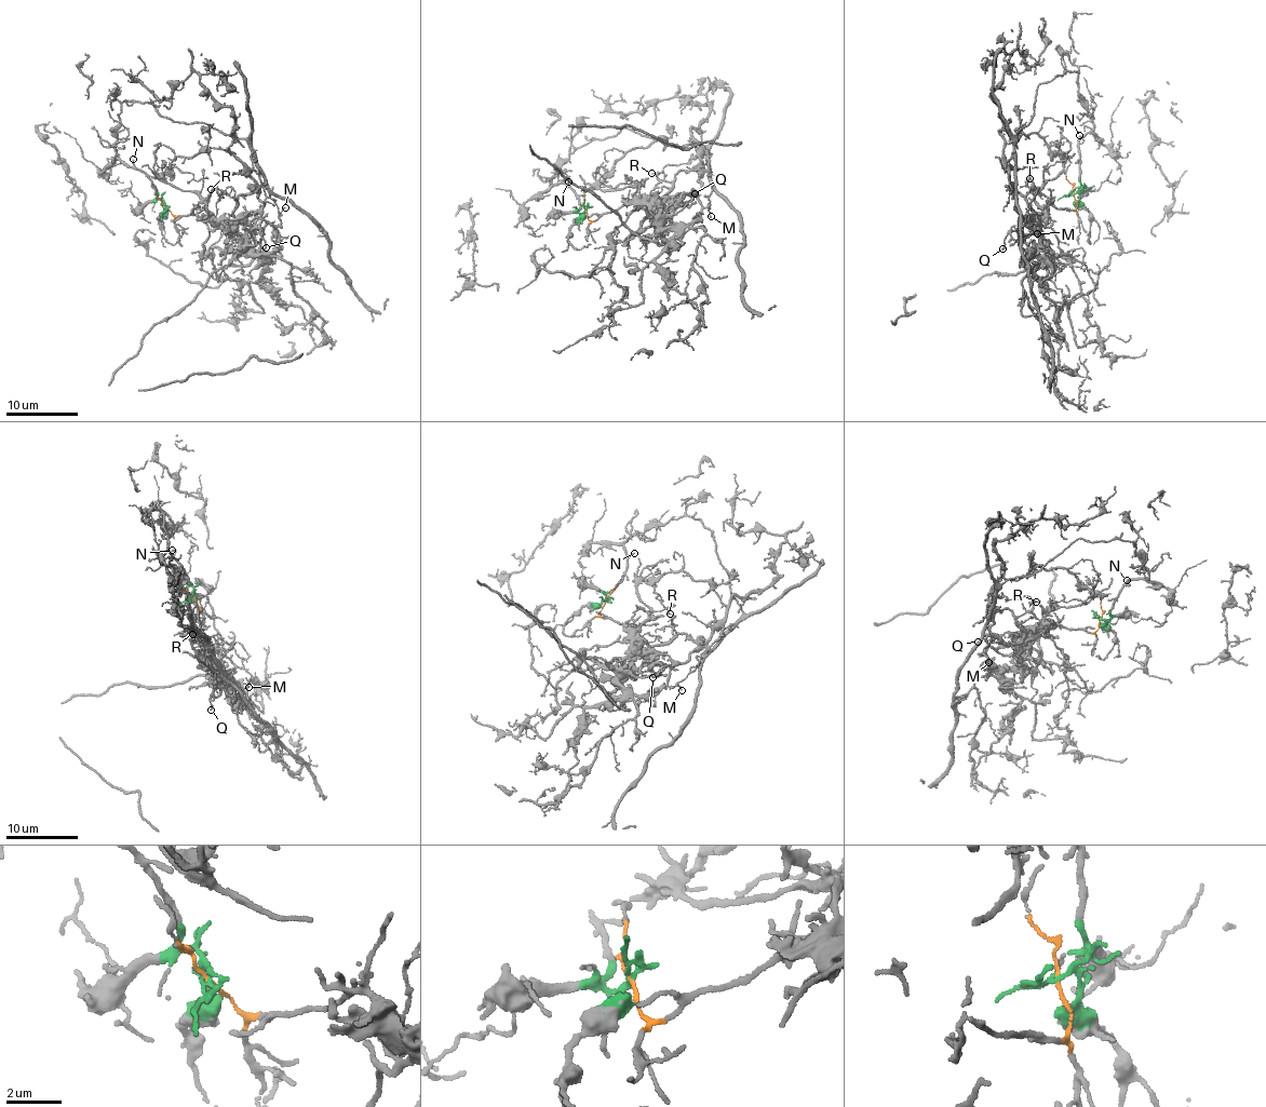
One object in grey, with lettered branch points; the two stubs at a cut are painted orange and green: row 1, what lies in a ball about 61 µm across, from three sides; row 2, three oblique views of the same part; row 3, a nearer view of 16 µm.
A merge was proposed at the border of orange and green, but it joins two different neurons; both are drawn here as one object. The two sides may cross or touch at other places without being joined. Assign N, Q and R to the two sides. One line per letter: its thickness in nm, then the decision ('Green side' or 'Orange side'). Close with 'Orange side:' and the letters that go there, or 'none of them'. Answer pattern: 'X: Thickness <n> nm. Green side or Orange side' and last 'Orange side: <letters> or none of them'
N: Thickness 130 nm. Green side
Q: Thickness 170 nm. Orange side
R: Thickness 100 nm. Orange side
Orange side: Q, R

